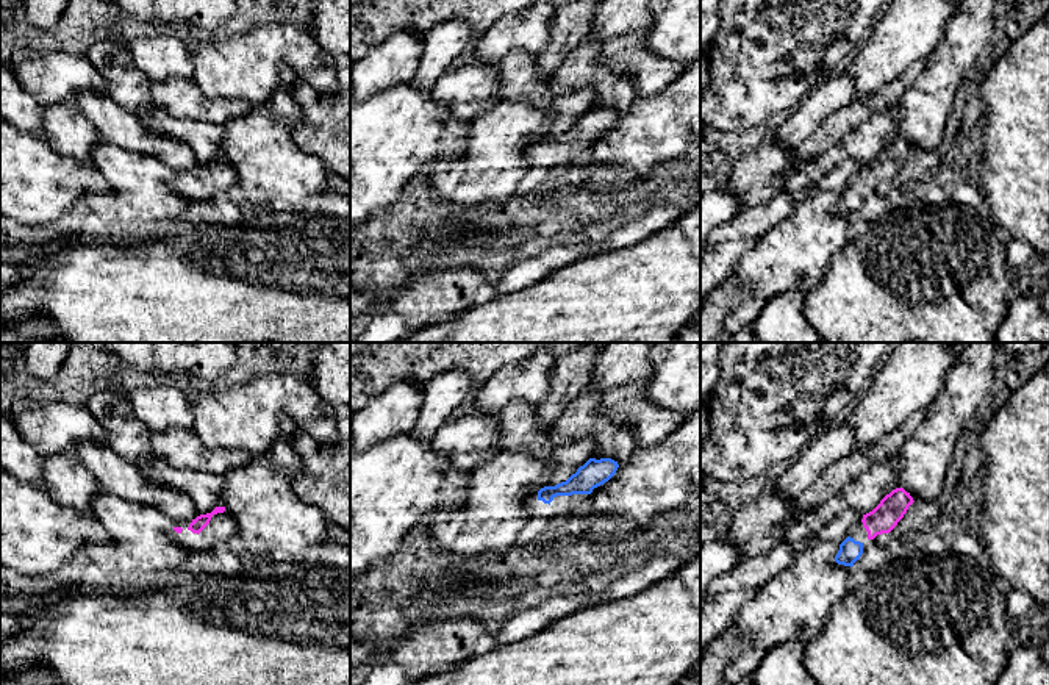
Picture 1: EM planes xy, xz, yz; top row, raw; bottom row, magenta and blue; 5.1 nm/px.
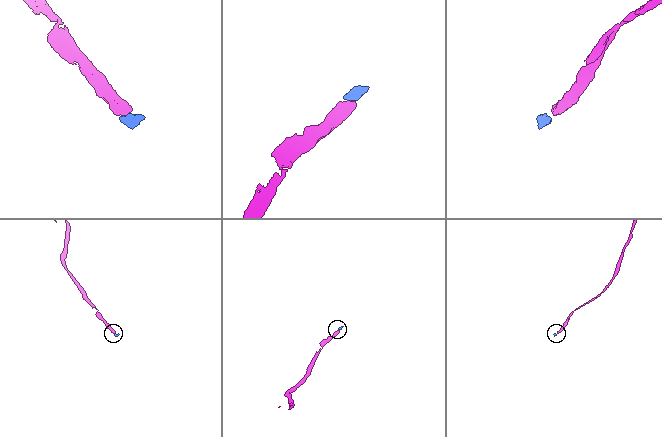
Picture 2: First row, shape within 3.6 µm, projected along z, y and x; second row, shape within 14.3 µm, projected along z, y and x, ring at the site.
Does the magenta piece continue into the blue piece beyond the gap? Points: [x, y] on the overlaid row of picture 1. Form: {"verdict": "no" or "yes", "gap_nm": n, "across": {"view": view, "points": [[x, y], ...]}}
{"verdict": "yes", "gap_nm": 40, "across": {"view": "yz", "points": [[868, 538], [862, 543]]}}

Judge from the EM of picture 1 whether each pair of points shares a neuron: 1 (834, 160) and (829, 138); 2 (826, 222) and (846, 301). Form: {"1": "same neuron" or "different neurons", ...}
{"1": "different neurons", "2": "different neurons"}

